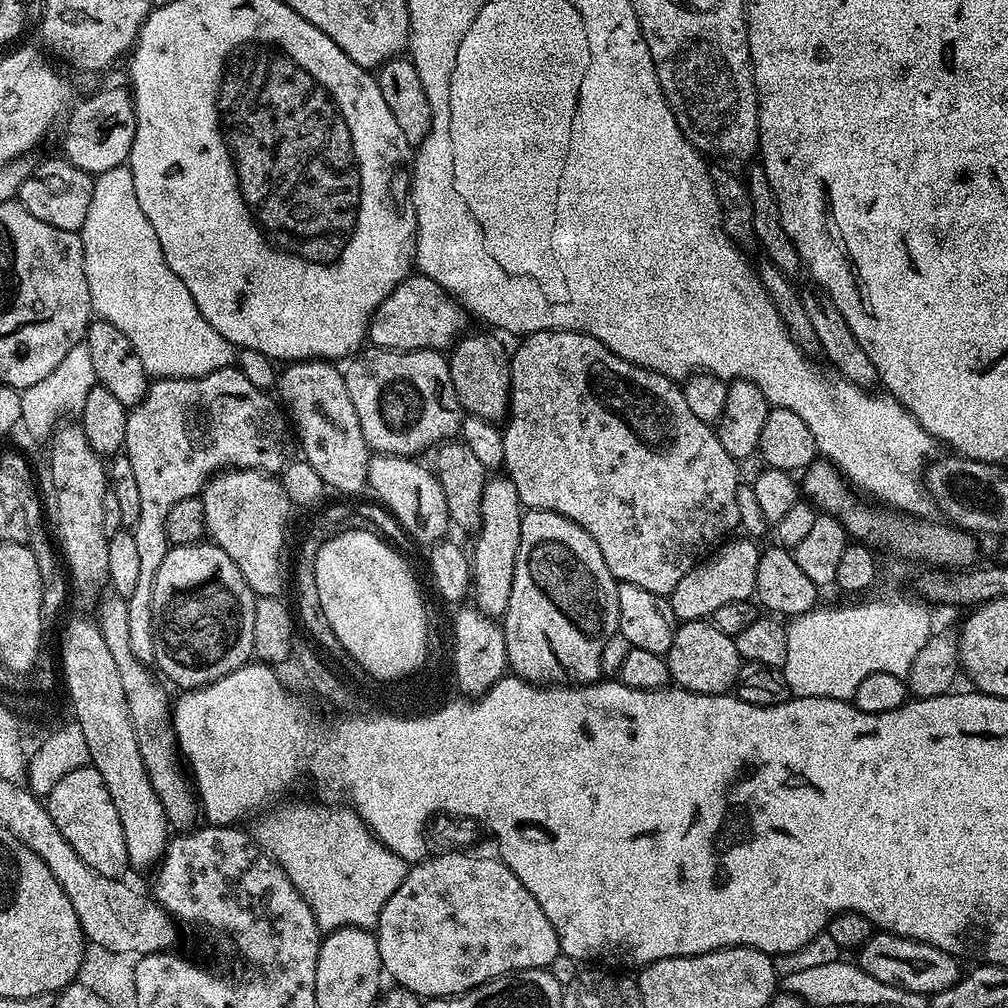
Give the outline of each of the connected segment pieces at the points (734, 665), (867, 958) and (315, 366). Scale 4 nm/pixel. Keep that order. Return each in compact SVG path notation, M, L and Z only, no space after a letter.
M711 619L683 621L674 634L674 642L670 642L666 659L668 675L679 687L707 696L731 693L742 663L735 639L722 634Z
M873 931L872 937L858 949L858 963L866 974L886 982L890 986L905 988L911 992L933 994L953 988L962 975L961 961L929 944L908 940L905 936L895 936L892 932Z
M300 360L289 363L279 373L277 379L277 391L280 392L286 402L286 412L298 434L302 446L302 456L318 472L325 487L336 489L342 494L356 494L365 491L368 481L369 462L372 454L368 444L365 442L365 435L362 434L361 423L358 414L354 410L354 404L350 399L349 390L346 389L341 369L331 361L322 360Z

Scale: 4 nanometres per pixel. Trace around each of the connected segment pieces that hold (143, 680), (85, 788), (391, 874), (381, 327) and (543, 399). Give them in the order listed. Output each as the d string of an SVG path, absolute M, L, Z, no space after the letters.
M111 590L105 592L105 596L100 600L100 605L96 608L94 620L100 626L102 638L106 638L106 647L110 649L114 663L118 665L122 691L126 693L126 710L130 710L130 722L134 726L134 734L138 738L138 750L142 754L142 762L146 766L150 786L154 786L154 794L158 794L158 798L162 802L162 810L173 829L195 829L198 824L196 816L198 820L201 811L193 785L186 779L185 773L178 763L177 753L174 751L173 705L170 703L170 696L168 700L167 690L156 681L157 673L149 665L134 658L134 650L130 647L130 630L126 615L127 599L116 595Z
M79 768L56 781L46 797L46 807L50 818L54 818L54 826L62 830L62 838L74 846L74 854L78 854L86 866L106 878L120 878L125 875L124 871L129 871L126 834L122 834L118 810L114 810L106 782L102 782L102 774L98 774L96 768Z
M284 804L281 808L265 811L256 824L254 839L294 882L298 894L310 906L321 933L336 928L375 929L382 914L382 906L390 902L390 894L402 886L410 864L391 852L351 807L327 808L324 804Z
M410 274L396 287L389 296L374 310L372 320L368 324L367 339L377 348L388 348L391 352L421 352L427 348L448 350L455 345L465 331L466 313L463 306L455 300L438 282L419 274Z
M545 330L533 332L519 341L516 352L511 353L512 369L510 370L510 402L508 415L503 425L504 434L504 467L503 471L514 482L514 490L518 490L518 498L525 509L538 512L557 512L562 518L570 518L594 542L598 542L598 550L602 550L602 558L606 558L606 566L610 574L621 584L642 586L642 590L650 590L650 594L671 597L674 586L682 582L682 578L695 566L713 546L719 545L729 534L740 528L738 518L738 486L742 476L738 469L738 461L718 442L716 429L711 424L702 422L686 406L686 398L679 383L666 379L662 374L650 371L637 364L618 358L602 342L593 336L581 332L554 332Z

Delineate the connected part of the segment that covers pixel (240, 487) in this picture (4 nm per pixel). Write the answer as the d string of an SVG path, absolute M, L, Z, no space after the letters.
M234 468L217 472L202 493L204 501L204 526L211 543L218 545L242 570L242 578L257 596L280 596L284 588L284 576L280 573L280 555L284 552L284 527L288 524L290 501L284 493L283 483L275 475L255 472L252 468Z

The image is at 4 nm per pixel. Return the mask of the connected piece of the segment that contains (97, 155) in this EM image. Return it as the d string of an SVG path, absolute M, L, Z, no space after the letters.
M108 88L97 96L88 96L76 104L76 109L68 116L68 129L64 132L64 148L66 159L83 172L99 174L106 170L114 170L114 166L125 163L132 149L136 133L136 107L132 104L131 95L120 88Z

